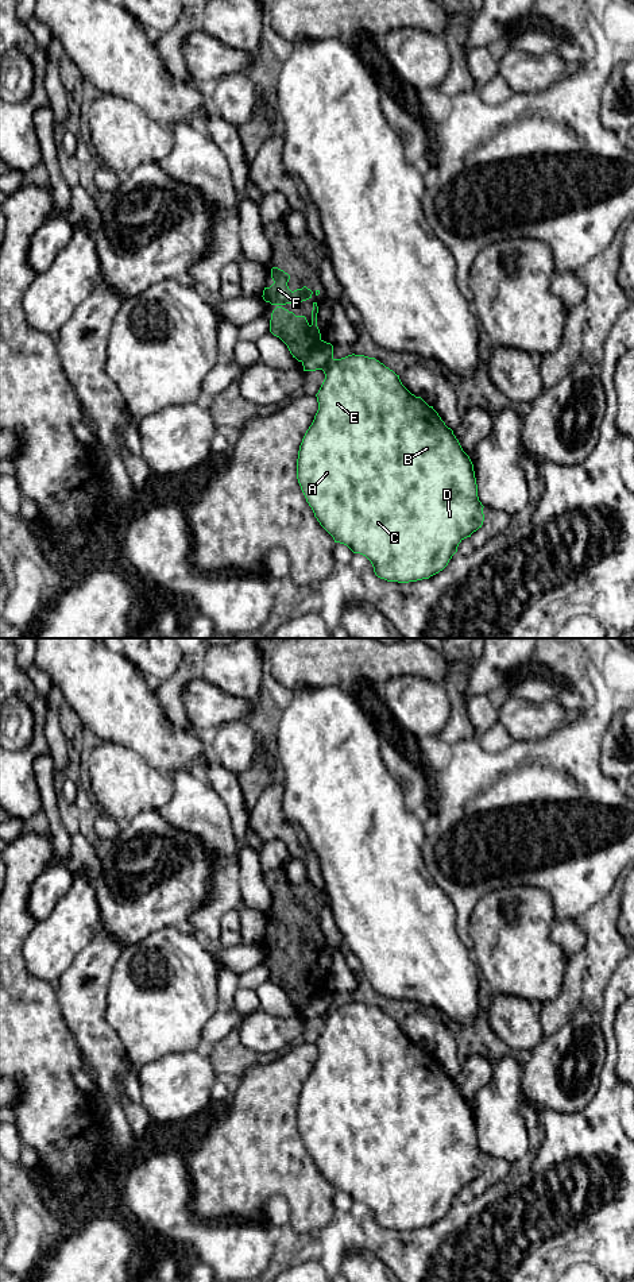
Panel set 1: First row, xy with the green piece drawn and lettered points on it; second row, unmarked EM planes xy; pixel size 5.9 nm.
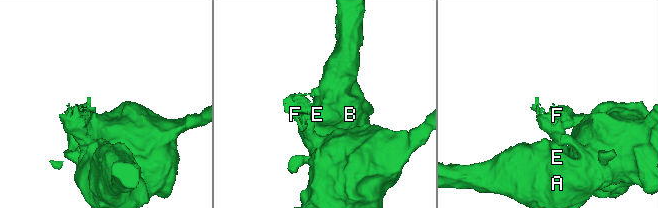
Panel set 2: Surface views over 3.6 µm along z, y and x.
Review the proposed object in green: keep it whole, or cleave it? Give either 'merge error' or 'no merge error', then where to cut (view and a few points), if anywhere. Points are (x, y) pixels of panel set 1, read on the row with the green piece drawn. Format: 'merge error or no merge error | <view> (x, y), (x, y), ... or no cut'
merge error | xy (321, 340), (301, 360)

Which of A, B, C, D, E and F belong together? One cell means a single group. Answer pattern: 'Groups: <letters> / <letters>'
Groups: A B C D E / F

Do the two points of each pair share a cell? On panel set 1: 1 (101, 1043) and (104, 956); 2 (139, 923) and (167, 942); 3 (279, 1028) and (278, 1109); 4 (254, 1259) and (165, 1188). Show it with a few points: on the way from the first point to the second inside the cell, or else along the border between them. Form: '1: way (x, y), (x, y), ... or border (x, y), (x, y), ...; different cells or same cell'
1: way (95, 1022), (95, 983), (99, 977); same cell
2: border (178, 926), (161, 926), (143, 938), (124, 946); different cells
3: border (297, 1041), (279, 1053); different cells
4: way (228, 1246), (201, 1236), (178, 1213); same cell

